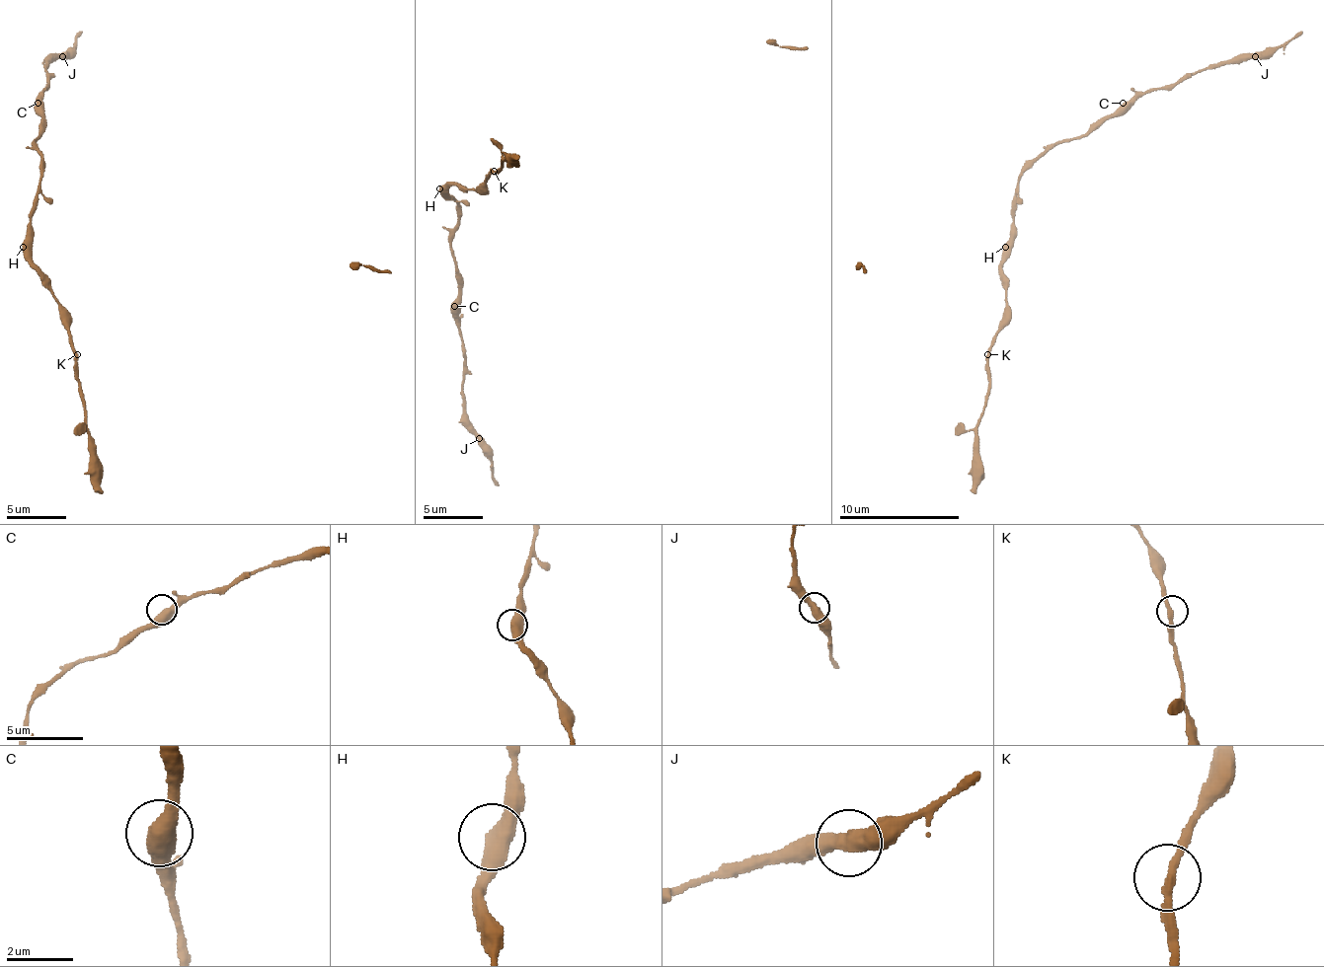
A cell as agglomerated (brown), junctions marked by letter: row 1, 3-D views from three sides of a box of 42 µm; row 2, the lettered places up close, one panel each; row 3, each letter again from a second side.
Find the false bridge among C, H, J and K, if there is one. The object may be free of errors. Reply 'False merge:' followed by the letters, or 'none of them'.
False merge: none of them

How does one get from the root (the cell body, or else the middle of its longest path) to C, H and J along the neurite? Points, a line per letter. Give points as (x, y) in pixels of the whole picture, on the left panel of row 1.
C: (35, 270), (32, 261), (32, 201), (40, 178), (40, 153), (35, 144), (40, 132), (40, 106), (38, 103)
H: (35, 270), (35, 264), (23, 247)
J: (35, 270), (40, 93), (47, 66), (62, 57)

